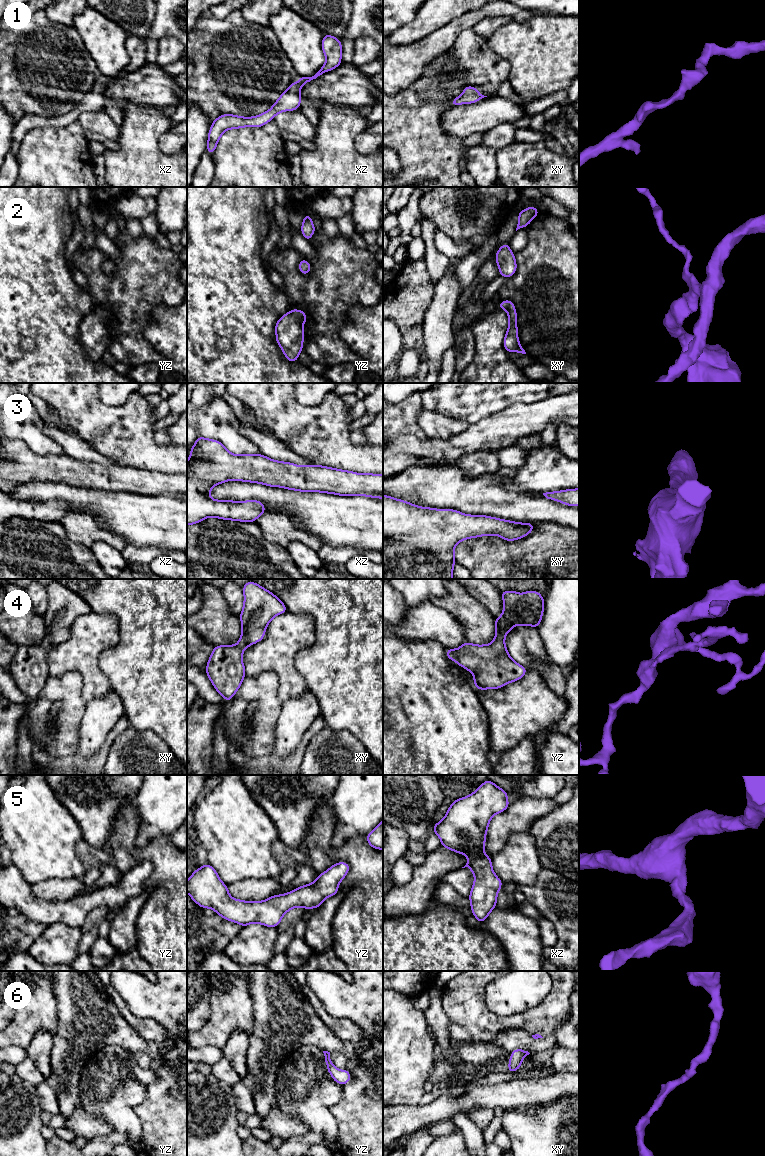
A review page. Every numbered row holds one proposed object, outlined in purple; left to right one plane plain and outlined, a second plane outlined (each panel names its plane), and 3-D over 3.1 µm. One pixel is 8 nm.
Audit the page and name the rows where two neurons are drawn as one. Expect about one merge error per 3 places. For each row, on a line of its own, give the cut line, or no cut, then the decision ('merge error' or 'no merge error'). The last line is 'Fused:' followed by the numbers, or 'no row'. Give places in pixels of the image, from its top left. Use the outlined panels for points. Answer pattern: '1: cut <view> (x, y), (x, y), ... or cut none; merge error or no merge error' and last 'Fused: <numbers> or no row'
1: cut none; no merge error
2: cut none; no merge error
3: cut none; no merge error
4: cut none; no merge error
5: cut none; no merge error
6: cut none; no merge error
Fused: no row

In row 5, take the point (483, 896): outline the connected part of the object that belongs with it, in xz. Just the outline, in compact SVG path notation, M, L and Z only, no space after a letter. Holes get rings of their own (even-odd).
M487 779L472 794L454 800L445 817L434 824L432 832L437 834L441 840L441 846L456 853L466 855L469 860L462 868L469 868L475 877L469 900L471 902L472 914L478 923L485 921L490 912L496 907L497 894L503 882L493 872L491 857L484 854L486 833L491 818L505 811L510 803L507 800L508 793Z

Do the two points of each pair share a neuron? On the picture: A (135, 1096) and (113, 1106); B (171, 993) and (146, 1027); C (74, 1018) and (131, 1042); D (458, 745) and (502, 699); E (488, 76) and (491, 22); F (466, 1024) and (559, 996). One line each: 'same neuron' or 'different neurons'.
A: different neurons
B: different neurons
C: same neuron
D: different neurons
E: different neurons
F: same neuron

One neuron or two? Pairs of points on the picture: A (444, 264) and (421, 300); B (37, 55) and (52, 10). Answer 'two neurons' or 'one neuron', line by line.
A: two neurons
B: two neurons

